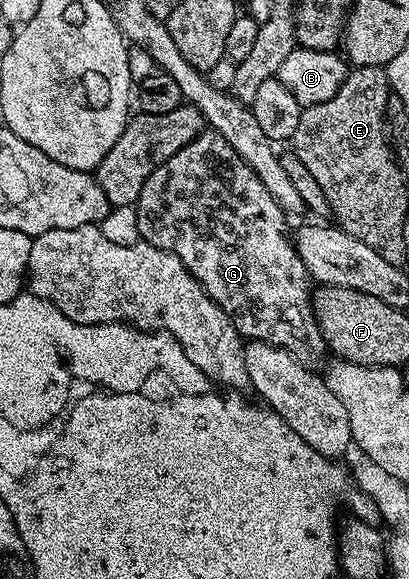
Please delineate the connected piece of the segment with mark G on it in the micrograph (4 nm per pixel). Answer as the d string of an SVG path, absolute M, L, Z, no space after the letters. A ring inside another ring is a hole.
M205 131L198 134L186 147L182 147L182 151L170 155L170 159L166 159L166 163L162 163L148 176L135 206L141 238L150 242L154 247L178 255L178 259L182 259L182 263L188 268L190 275L194 275L194 279L200 281L200 286L208 292L210 299L214 299L214 303L218 303L218 307L222 307L222 311L226 311L226 315L240 332L241 338L280 345L289 351L301 351L300 349L306 348L307 345L321 340L320 328L316 325L316 313L312 310L314 282L306 263L302 263L302 259L298 255L293 238L289 234L288 237L284 234L288 229L287 223L284 222L286 214L274 199L274 195L270 195L270 191L266 189L262 179L258 179L258 175L243 161L238 155L238 151L234 151L234 147L230 147L230 143L226 143L226 139L222 139L222 135Z

